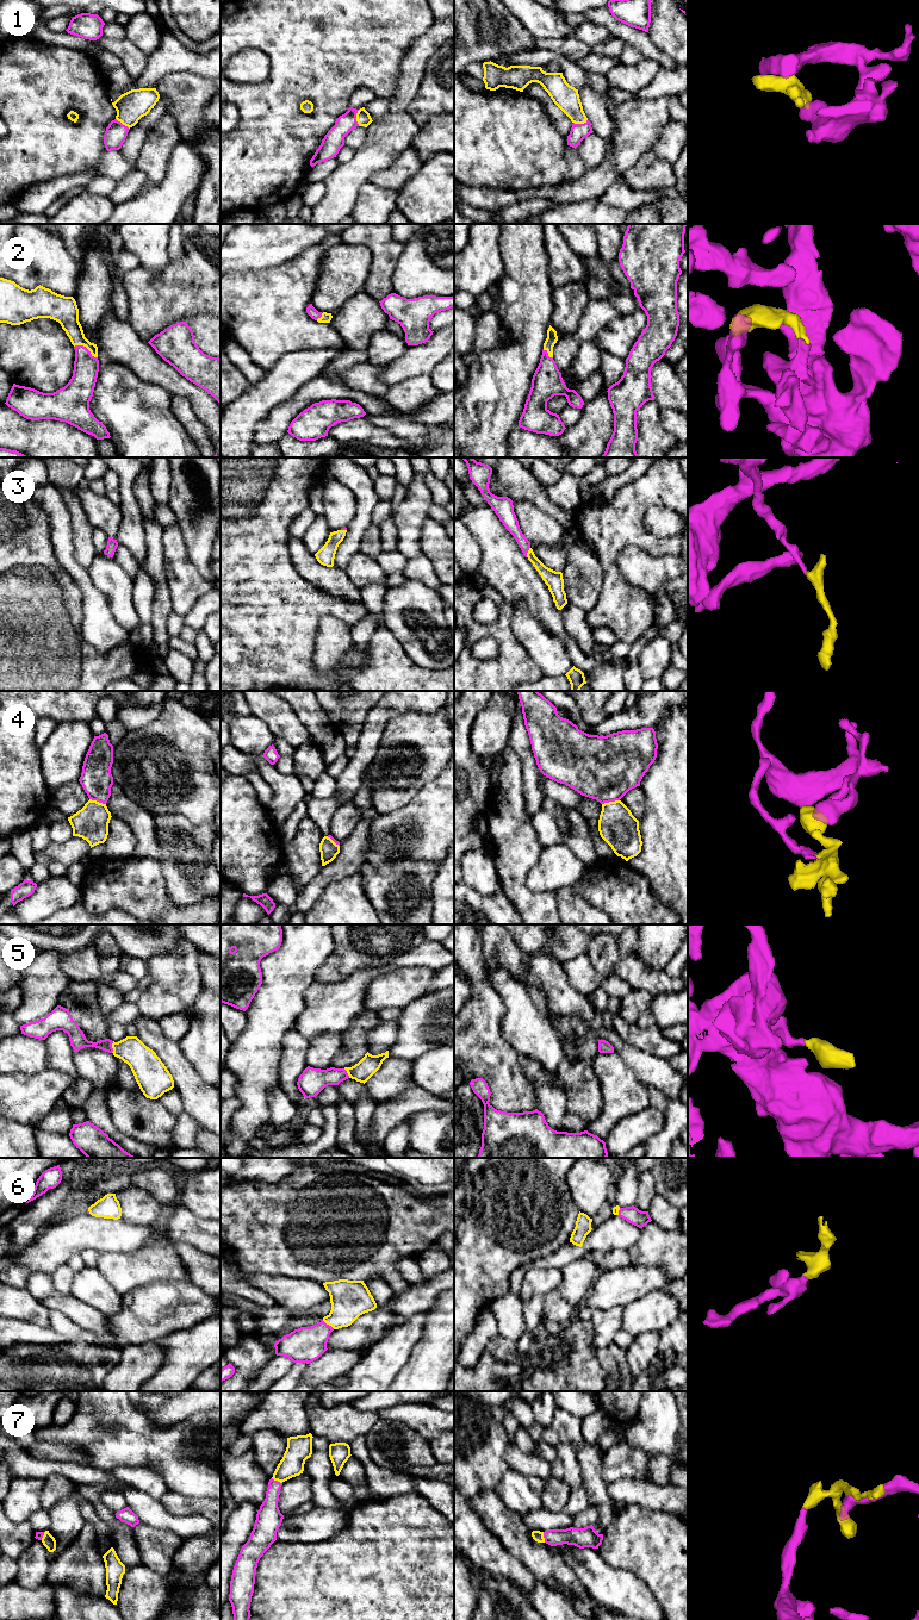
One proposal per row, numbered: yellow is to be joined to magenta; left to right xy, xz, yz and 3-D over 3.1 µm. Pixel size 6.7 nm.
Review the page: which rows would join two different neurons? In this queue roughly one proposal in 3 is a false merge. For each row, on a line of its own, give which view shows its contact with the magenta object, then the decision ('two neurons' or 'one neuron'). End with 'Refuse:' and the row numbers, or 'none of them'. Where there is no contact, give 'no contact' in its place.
1: meets magenta in xz; one neuron
2: meets magenta in xy; one neuron
3: meets magenta in yz; one neuron
4: meets magenta in yz; one neuron
5: meets magenta in xy; one neuron
6: meets magenta in xz; one neuron
7: meets magenta in xz; one neuron
Refuse: none of them

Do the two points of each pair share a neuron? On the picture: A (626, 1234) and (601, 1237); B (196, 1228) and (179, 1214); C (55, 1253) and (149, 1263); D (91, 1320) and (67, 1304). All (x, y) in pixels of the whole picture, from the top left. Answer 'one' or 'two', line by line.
A: one
B: one
C: two
D: one

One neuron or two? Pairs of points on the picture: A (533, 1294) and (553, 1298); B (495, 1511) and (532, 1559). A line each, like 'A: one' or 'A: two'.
A: two
B: one

